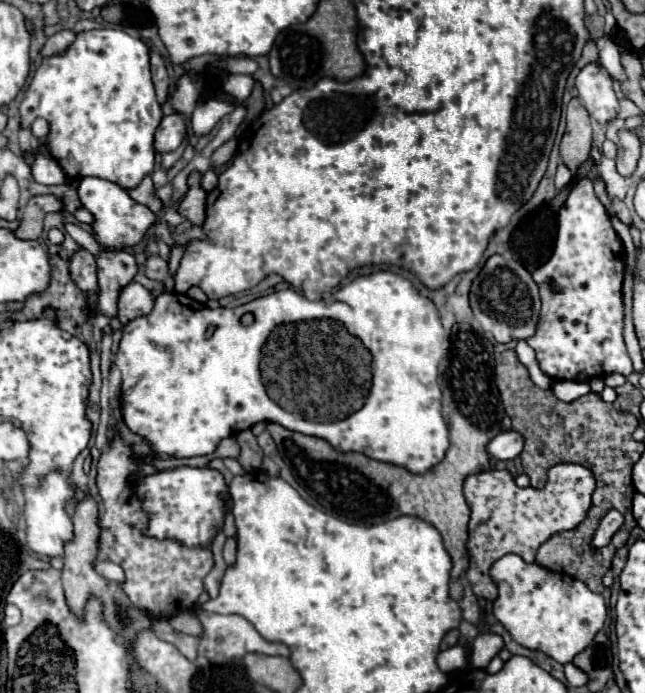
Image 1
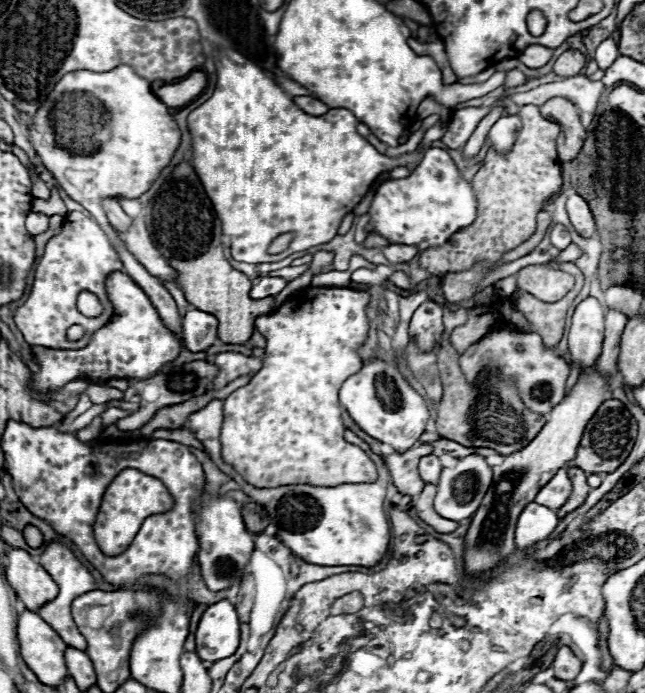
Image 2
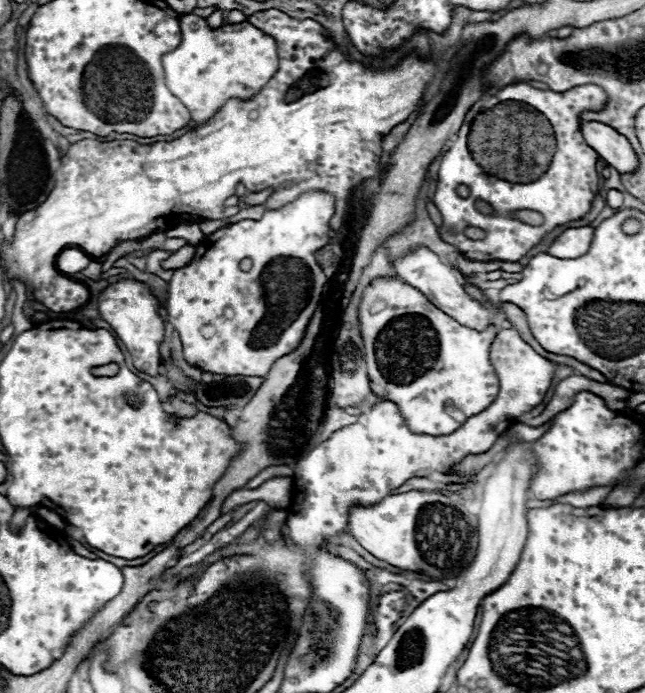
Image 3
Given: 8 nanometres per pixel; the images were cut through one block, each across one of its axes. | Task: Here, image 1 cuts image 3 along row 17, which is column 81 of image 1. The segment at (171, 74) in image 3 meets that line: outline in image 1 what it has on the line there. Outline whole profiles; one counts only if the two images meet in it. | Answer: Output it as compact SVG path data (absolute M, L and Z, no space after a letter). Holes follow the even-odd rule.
M96 176L82 178L78 184L78 194L80 194L84 208L96 216L96 220L92 224L96 240L114 250L120 250L120 246L132 246L132 244L140 242L142 234L154 224L156 216L150 208L134 202L132 198L128 198L128 194L120 186L104 180L104 178L96 178Z

